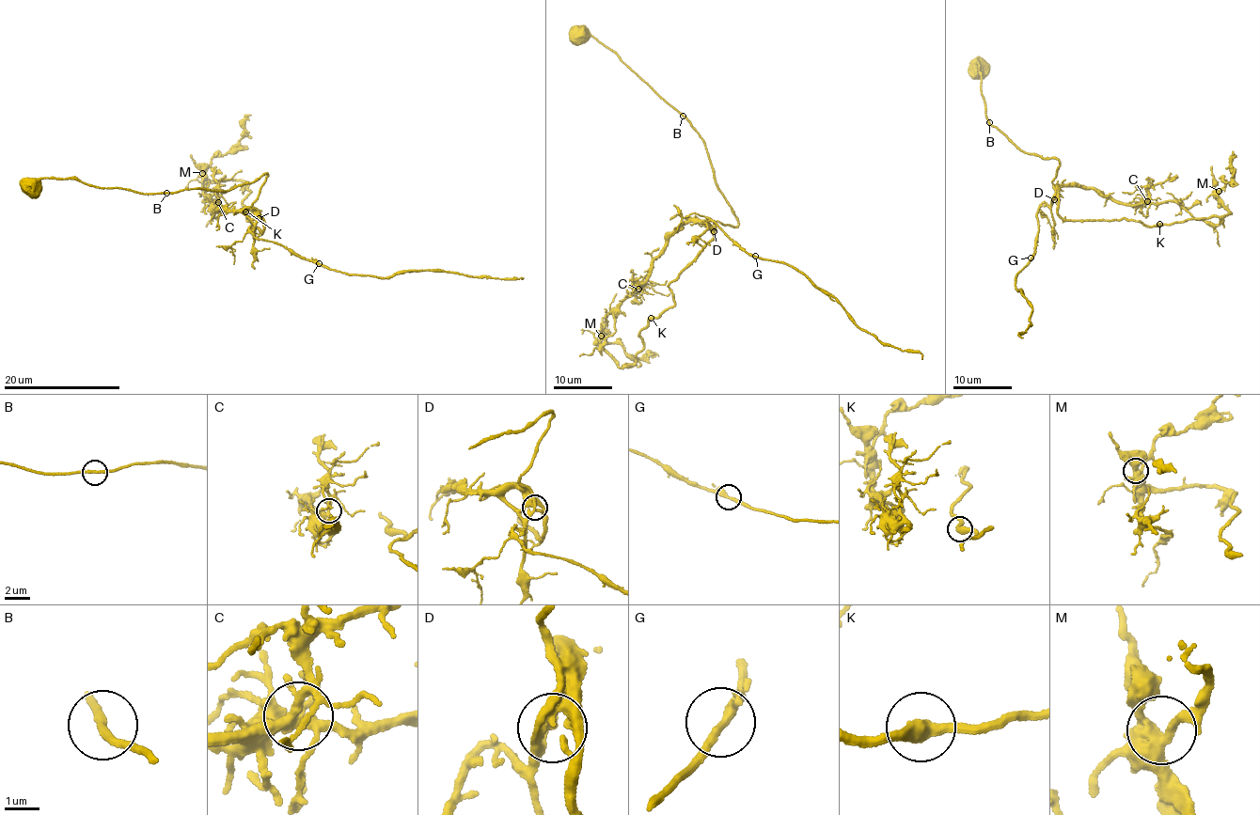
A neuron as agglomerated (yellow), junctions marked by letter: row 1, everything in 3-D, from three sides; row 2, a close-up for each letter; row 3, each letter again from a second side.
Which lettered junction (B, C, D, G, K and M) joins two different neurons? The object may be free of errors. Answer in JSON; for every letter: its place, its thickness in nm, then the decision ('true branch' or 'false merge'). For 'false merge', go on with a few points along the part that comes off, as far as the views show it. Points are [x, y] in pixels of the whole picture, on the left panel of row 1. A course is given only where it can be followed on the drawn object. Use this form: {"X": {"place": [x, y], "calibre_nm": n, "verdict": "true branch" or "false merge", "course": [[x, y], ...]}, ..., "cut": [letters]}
{"B": {"place": [166, 193], "calibre_nm": 220, "verdict": "true branch"}, "C": {"place": [218, 202], "calibre_nm": 280, "verdict": "true branch"}, "D": {"place": [259, 218], "calibre_nm": 280, "verdict": "true branch"}, "G": {"place": [319, 263], "calibre_nm": 260, "verdict": "true branch"}, "K": {"place": [245, 211], "calibre_nm": 400, "verdict": "true branch"}, "M": {"place": [202, 173], "calibre_nm": 400, "verdict": "true branch"}, "cut": []}

